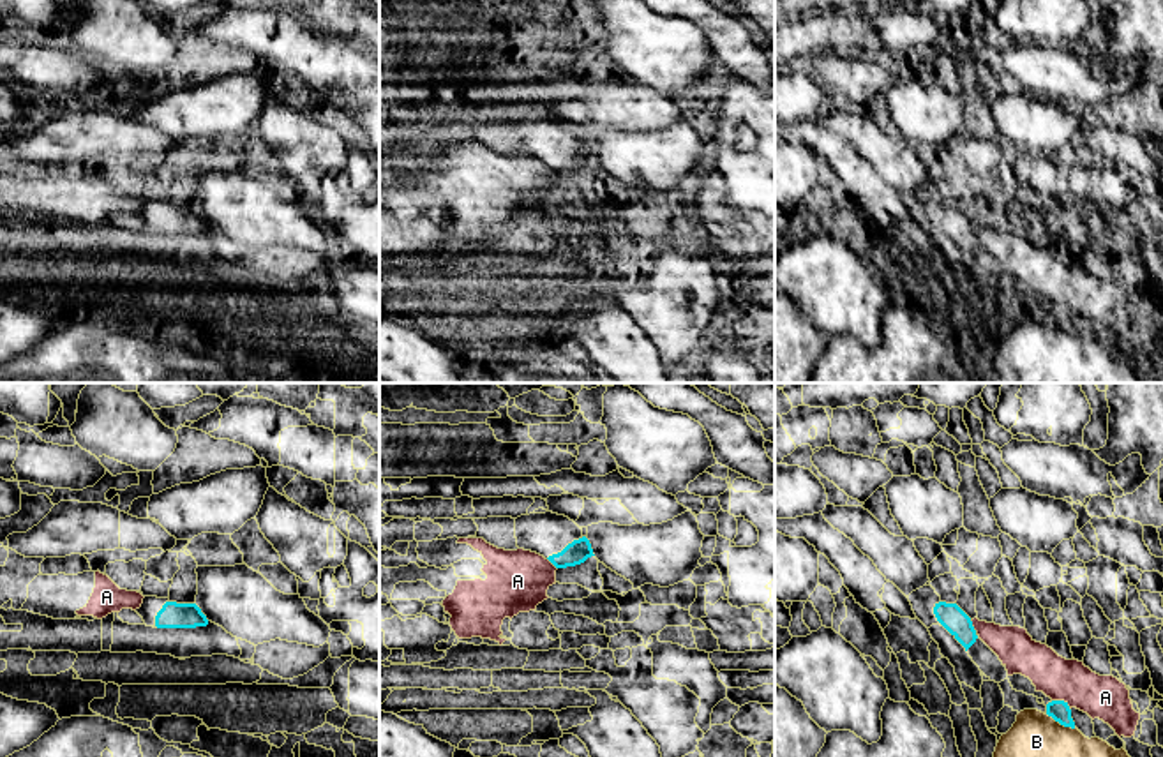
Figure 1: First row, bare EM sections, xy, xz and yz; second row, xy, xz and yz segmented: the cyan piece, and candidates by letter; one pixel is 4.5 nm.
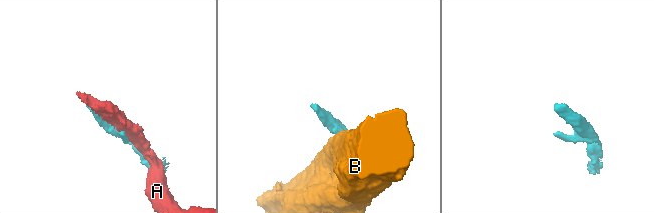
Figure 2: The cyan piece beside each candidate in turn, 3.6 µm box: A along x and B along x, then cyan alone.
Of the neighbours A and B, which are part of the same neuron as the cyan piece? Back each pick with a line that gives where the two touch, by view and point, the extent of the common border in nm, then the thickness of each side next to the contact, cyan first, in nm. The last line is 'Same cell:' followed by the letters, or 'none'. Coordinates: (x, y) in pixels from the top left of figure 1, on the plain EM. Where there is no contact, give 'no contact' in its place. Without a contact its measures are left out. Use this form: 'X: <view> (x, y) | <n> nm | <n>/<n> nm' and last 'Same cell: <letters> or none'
Same cell: none

